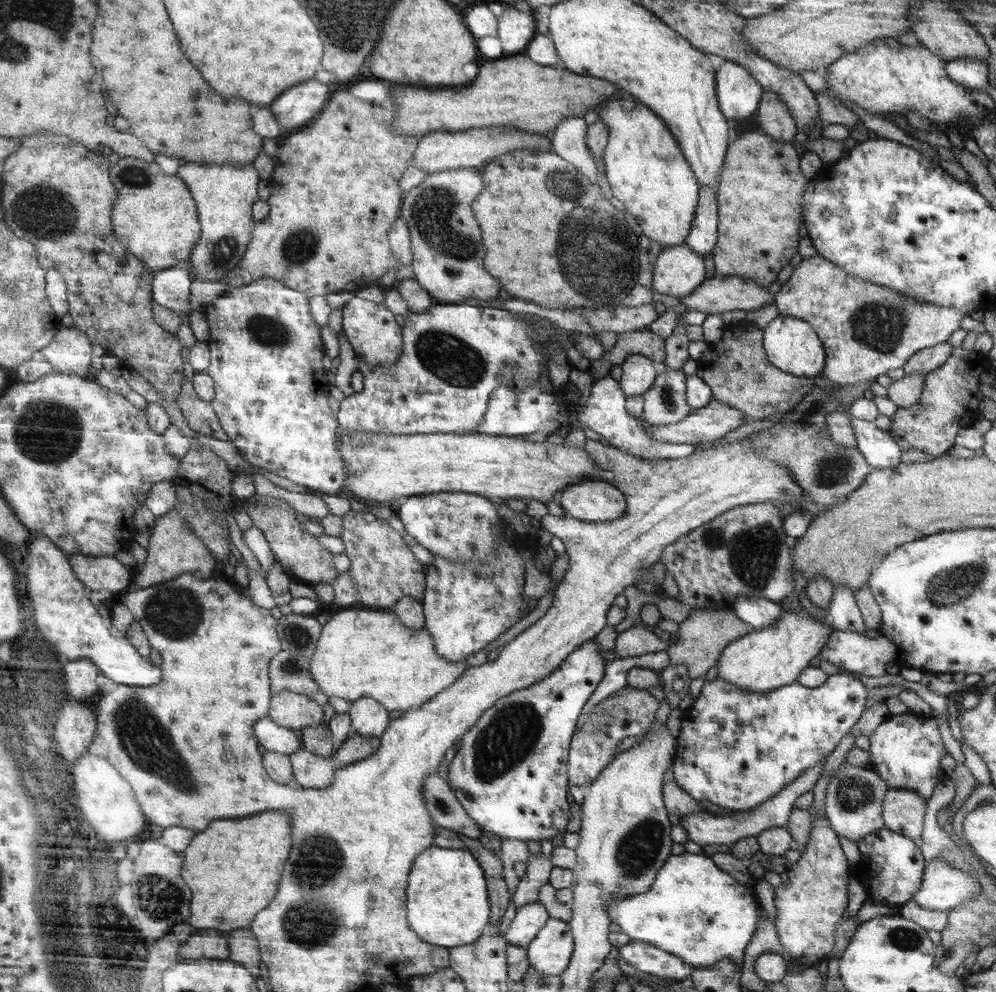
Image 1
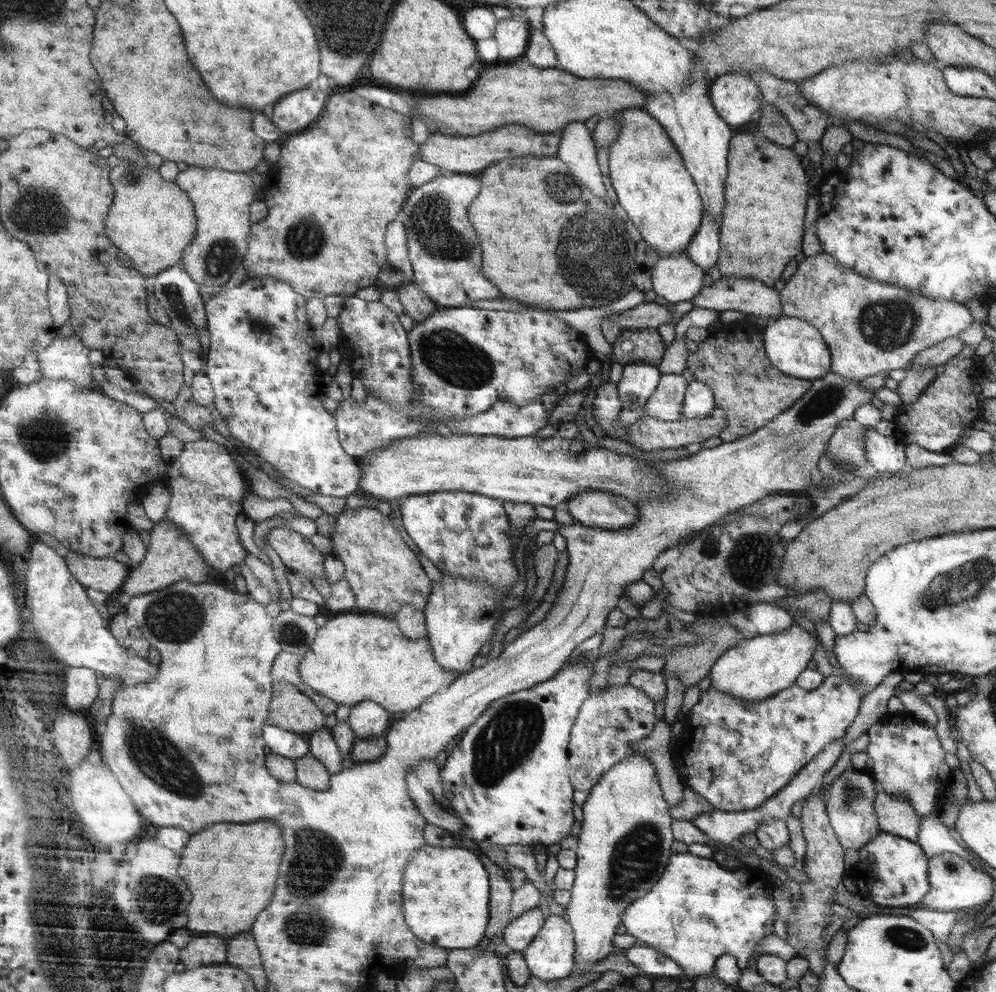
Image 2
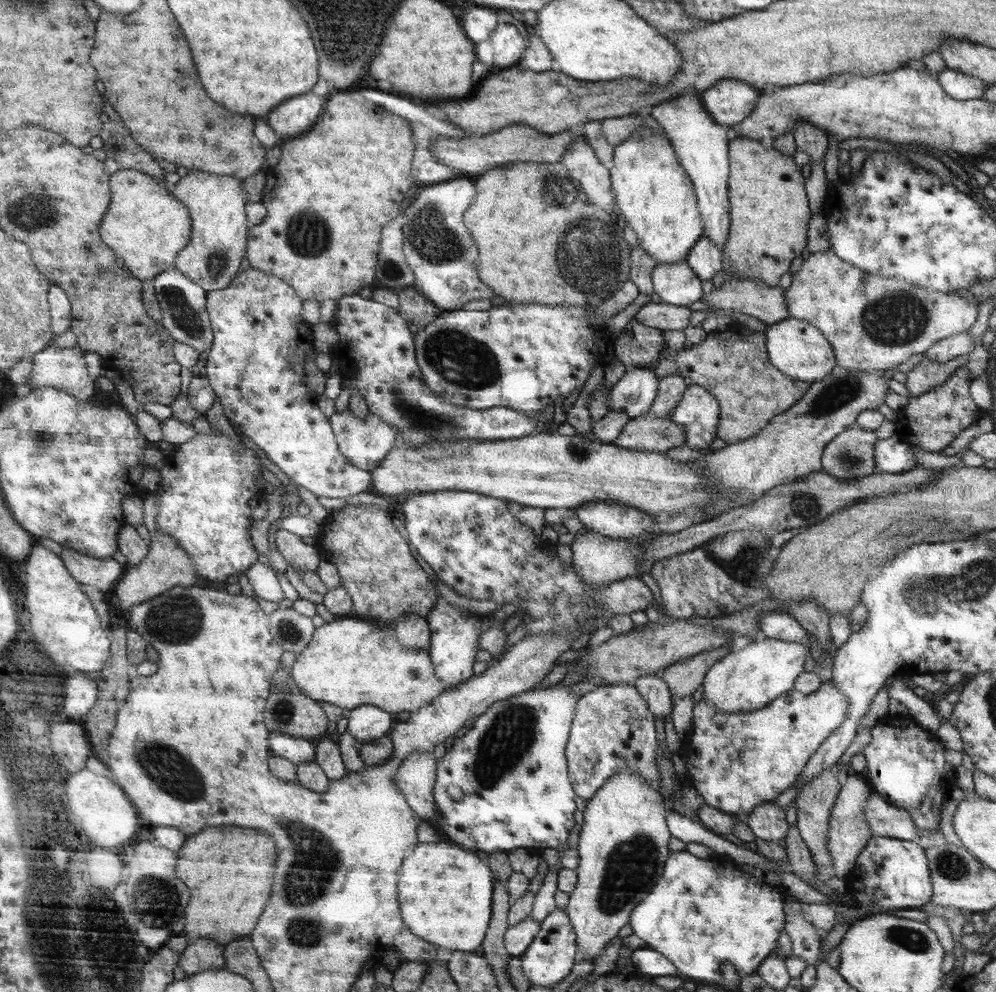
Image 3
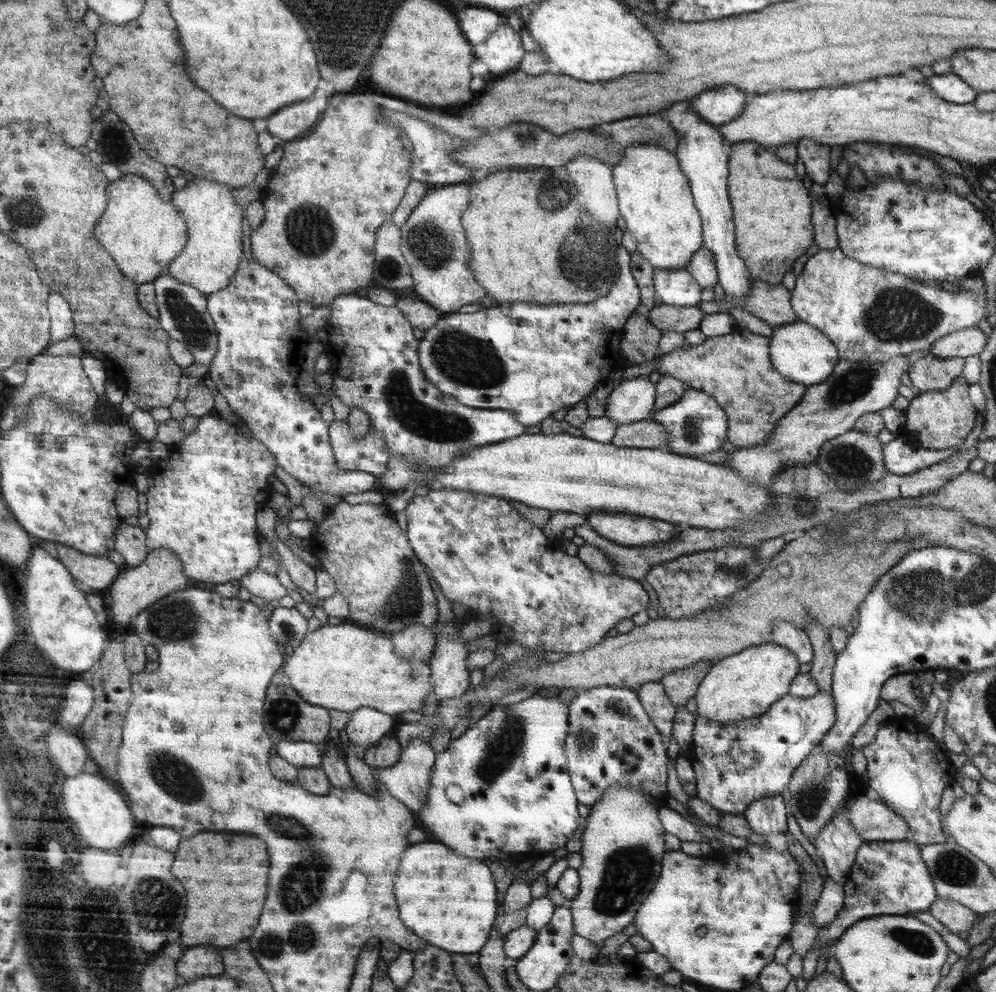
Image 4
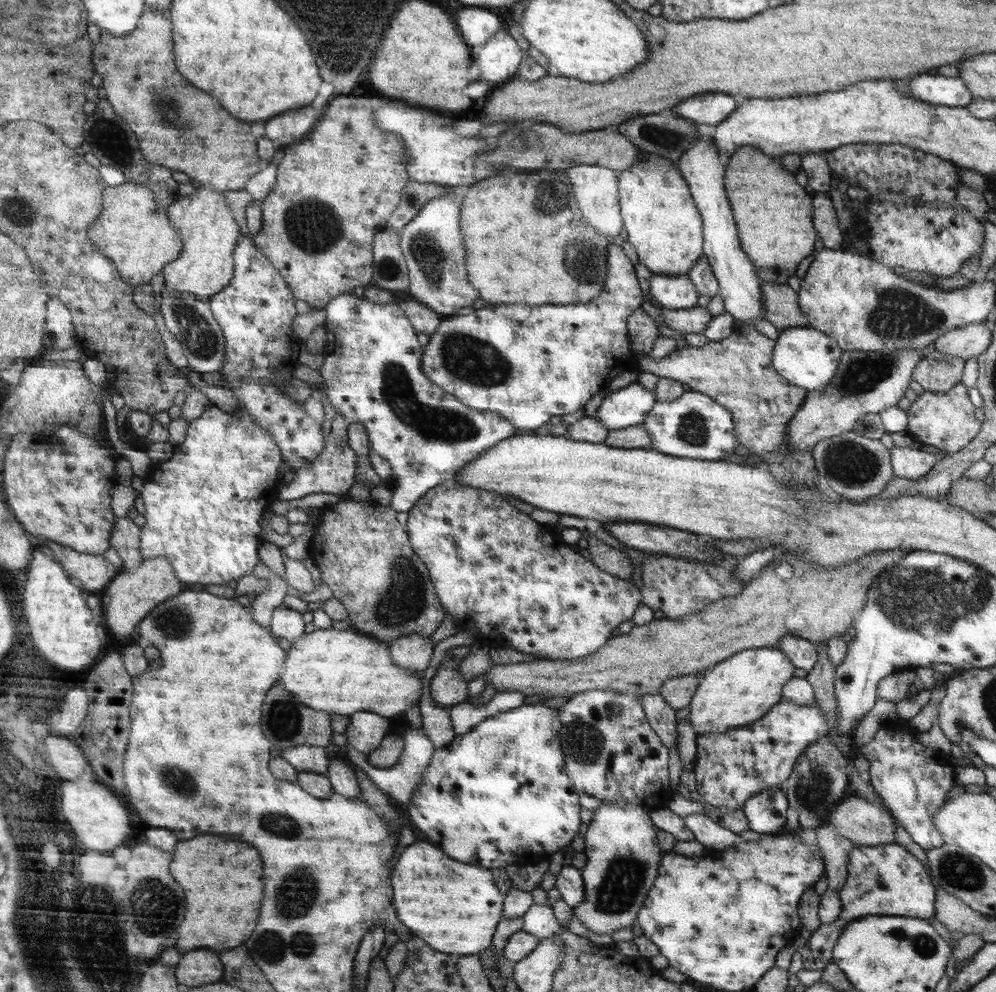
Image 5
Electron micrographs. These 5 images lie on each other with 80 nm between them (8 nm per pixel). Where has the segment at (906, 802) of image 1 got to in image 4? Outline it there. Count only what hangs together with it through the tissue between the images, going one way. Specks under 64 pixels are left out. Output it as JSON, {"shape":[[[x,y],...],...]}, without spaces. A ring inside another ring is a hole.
{"shape":[[[860,793],[849,806],[848,822],[864,842],[911,841],[914,836],[906,819],[879,798]]]}

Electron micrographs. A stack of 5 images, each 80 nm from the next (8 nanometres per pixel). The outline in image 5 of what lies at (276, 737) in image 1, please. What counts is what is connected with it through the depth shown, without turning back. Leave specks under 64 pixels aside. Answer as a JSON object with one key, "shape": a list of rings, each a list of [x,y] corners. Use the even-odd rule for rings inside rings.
{"shape":[[[290,745],[288,749],[278,750],[282,757],[292,763],[299,771],[327,773],[328,752],[325,747],[316,745]]]}

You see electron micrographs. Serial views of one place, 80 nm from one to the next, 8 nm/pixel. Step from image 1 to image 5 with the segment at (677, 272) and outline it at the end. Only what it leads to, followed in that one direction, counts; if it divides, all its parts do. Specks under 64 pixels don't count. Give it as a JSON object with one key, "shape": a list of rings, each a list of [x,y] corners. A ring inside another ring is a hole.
{"shape":[[[653,274],[650,294],[662,309],[692,309],[698,304],[698,290],[688,275]]]}

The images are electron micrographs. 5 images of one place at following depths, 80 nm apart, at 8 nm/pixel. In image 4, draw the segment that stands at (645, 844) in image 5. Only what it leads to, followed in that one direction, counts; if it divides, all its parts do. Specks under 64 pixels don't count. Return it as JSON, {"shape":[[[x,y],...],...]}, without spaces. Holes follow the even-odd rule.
{"shape":[[[614,785],[589,807],[582,832],[582,866],[578,868],[581,889],[572,901],[576,933],[597,946],[633,922],[637,910],[652,893],[661,875],[666,832],[658,816],[659,804],[632,787]]]}

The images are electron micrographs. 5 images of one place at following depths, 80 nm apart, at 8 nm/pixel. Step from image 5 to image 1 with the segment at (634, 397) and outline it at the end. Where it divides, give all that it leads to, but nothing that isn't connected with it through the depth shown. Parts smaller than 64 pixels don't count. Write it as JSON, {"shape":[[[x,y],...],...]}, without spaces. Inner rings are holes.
{"shape":[[[642,354],[626,358],[626,362],[620,368],[622,368],[621,388],[628,398],[648,393],[657,381],[660,371],[660,367],[654,364],[652,359]]]}

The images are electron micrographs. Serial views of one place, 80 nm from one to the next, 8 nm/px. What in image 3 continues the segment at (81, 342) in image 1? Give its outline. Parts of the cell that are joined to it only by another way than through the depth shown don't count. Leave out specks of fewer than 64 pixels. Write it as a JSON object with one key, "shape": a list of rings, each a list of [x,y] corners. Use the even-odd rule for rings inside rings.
{"shape":[[[48,348],[33,355],[32,373],[30,374],[31,390],[34,387],[54,387],[65,390],[76,398],[87,401],[94,396],[96,384],[92,382],[84,351],[74,348]]]}

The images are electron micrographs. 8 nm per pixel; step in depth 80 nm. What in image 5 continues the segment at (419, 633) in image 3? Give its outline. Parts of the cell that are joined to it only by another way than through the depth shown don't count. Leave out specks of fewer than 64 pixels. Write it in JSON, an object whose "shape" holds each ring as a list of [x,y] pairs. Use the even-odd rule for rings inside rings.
{"shape":[[[416,633],[397,638],[388,645],[393,661],[399,667],[408,669],[413,675],[421,677],[432,660],[433,648],[435,647],[430,637]]]}

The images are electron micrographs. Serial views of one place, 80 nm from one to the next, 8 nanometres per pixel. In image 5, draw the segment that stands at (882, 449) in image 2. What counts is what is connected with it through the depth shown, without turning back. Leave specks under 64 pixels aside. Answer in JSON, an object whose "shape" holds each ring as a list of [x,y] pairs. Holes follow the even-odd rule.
{"shape":[[[894,445],[889,451],[894,476],[898,476],[898,478],[920,480],[939,461],[938,456],[925,452],[921,448]]]}

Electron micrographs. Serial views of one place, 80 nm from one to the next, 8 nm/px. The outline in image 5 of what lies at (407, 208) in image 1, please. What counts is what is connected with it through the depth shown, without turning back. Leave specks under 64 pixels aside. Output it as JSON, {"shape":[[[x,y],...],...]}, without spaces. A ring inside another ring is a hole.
{"shape":[[[452,188],[444,197],[433,198],[421,212],[399,231],[400,245],[404,251],[405,261],[409,269],[409,288],[407,289],[414,300],[425,304],[442,317],[454,315],[459,308],[470,306],[478,298],[478,290],[468,282],[468,272],[466,272],[466,252],[464,252],[464,242],[462,242],[462,232],[460,232],[460,208],[462,208],[462,196],[464,190]]]}

